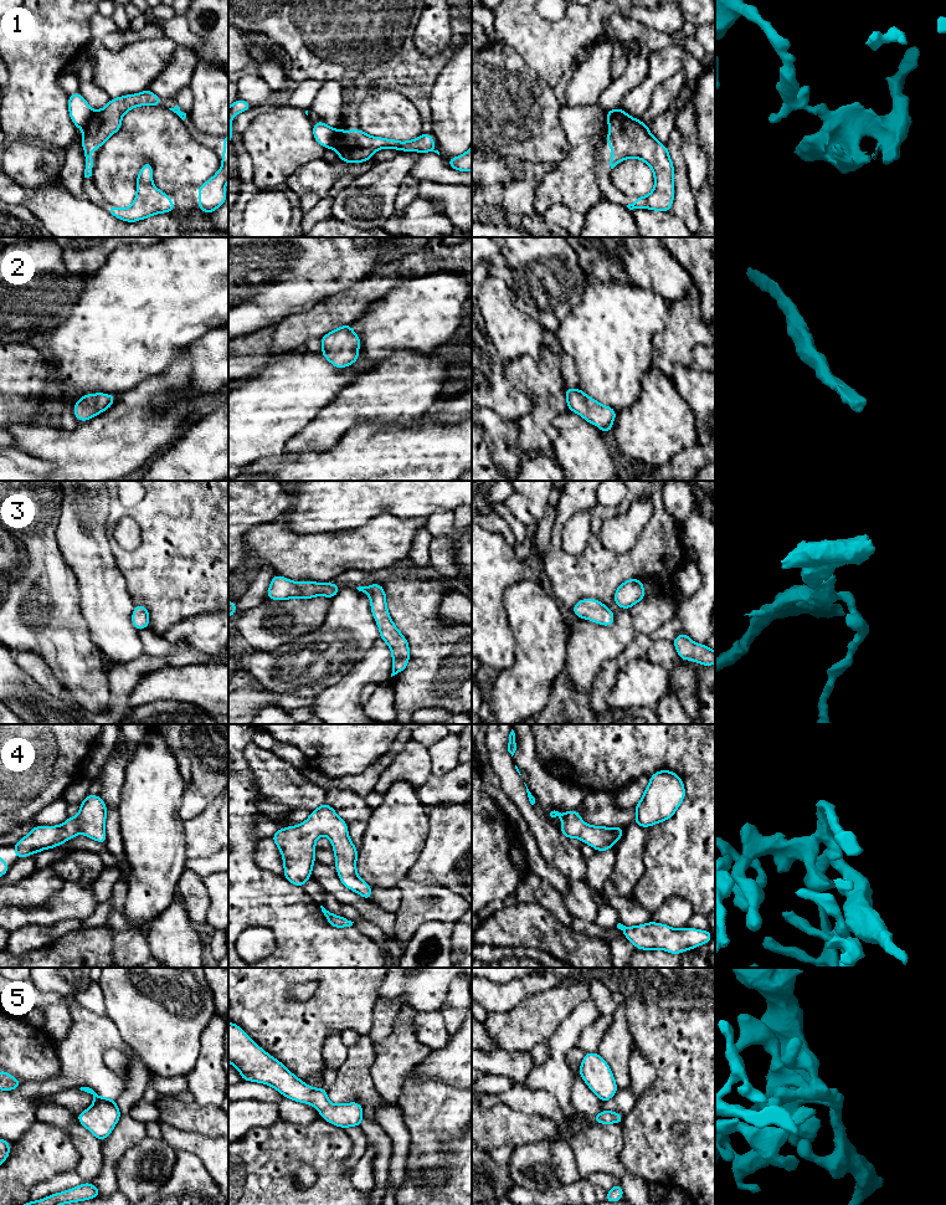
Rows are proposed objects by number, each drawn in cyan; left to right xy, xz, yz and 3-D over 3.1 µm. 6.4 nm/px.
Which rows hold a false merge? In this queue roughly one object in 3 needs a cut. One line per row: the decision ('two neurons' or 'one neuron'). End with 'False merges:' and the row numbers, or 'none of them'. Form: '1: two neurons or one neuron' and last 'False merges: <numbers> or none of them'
1: two neurons
2: one neuron
3: one neuron
4: one neuron
5: one neuron
False merges: 1

